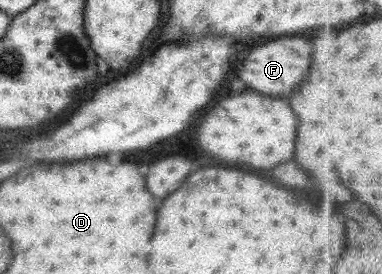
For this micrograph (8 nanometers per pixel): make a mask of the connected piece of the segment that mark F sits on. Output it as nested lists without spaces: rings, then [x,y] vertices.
[[[278,38],[274,42],[268,42],[264,46],[252,48],[244,62],[236,70],[236,78],[242,80],[242,84],[248,90],[266,94],[266,96],[282,96],[290,94],[290,88],[298,86],[298,80],[302,80],[308,74],[310,66],[310,44],[302,38]]]

